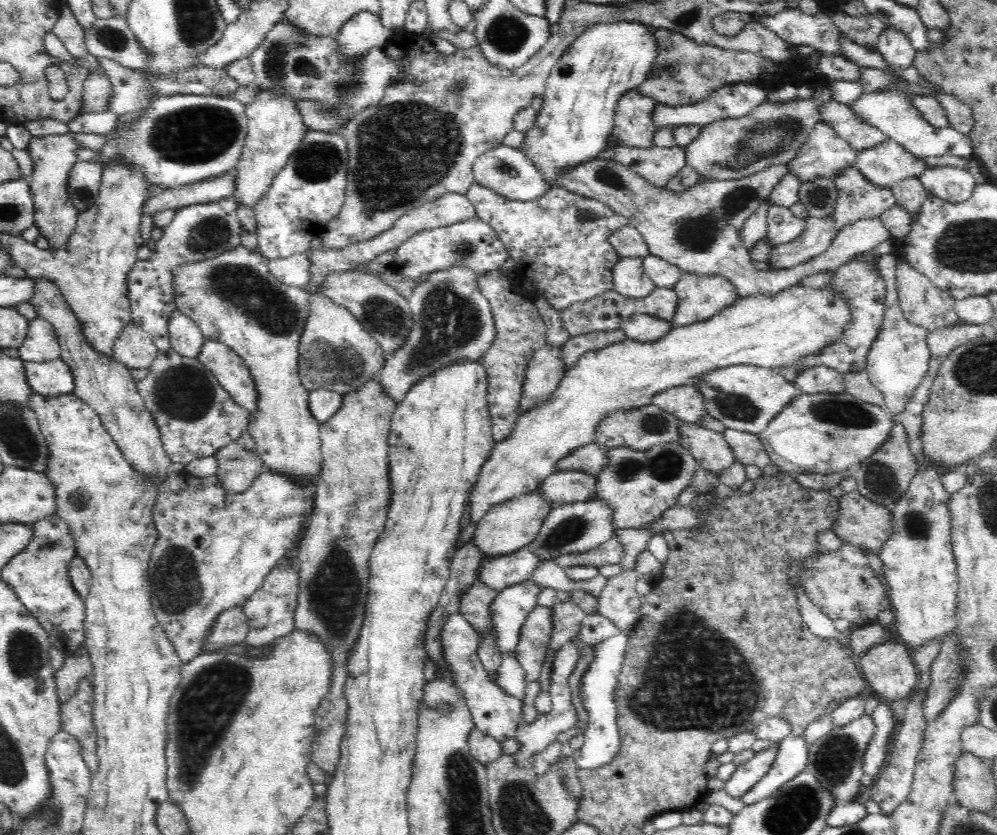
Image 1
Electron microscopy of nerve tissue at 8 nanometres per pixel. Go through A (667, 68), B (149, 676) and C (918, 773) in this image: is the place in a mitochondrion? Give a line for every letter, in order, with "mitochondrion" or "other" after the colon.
A: other
B: other
C: other

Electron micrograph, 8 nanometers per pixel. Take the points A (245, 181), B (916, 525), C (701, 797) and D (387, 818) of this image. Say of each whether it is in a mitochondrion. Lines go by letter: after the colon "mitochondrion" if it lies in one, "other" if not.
A: other
B: mitochondrion
C: other
D: other

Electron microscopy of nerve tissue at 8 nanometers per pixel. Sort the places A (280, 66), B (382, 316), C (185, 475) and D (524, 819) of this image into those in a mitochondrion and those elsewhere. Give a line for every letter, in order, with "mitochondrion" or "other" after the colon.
A: mitochondrion
B: mitochondrion
C: other
D: mitochondrion

